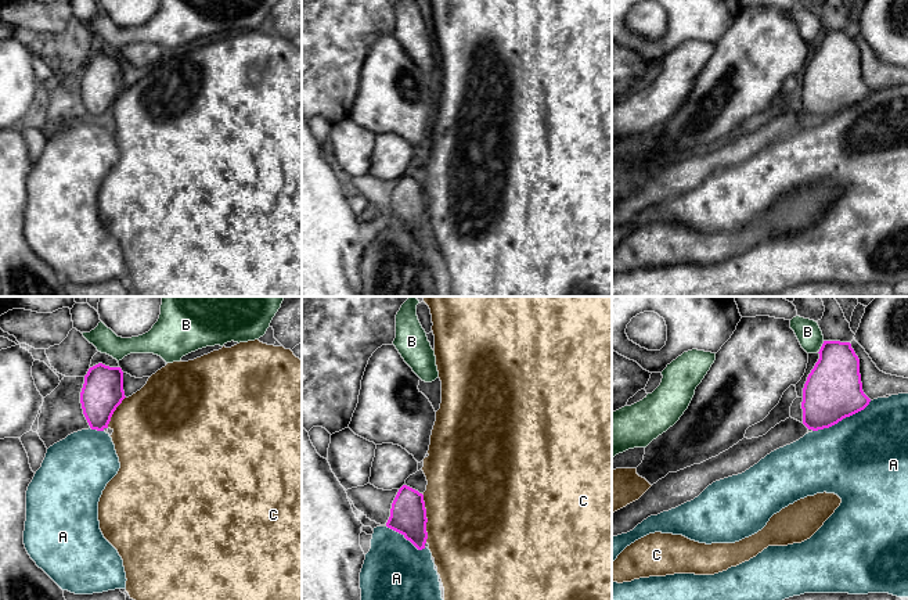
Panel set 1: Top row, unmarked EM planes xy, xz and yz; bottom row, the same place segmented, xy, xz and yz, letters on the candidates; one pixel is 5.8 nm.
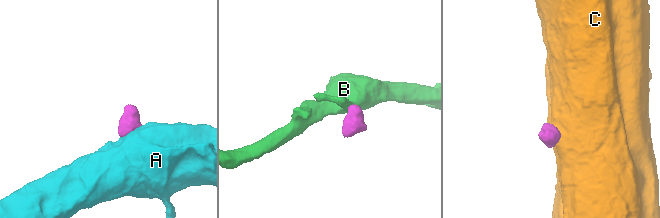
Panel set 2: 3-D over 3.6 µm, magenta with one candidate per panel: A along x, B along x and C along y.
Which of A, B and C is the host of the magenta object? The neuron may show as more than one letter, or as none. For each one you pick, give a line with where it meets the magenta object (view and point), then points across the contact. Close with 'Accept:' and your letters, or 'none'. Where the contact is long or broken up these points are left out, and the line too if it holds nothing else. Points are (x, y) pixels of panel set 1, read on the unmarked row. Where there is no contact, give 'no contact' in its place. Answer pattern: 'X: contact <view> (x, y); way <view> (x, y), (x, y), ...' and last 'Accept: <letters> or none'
Accept: none

